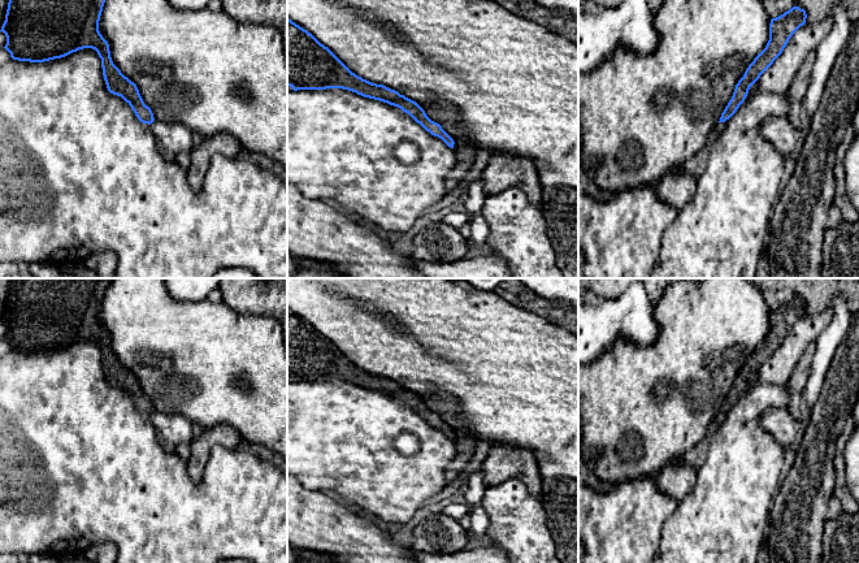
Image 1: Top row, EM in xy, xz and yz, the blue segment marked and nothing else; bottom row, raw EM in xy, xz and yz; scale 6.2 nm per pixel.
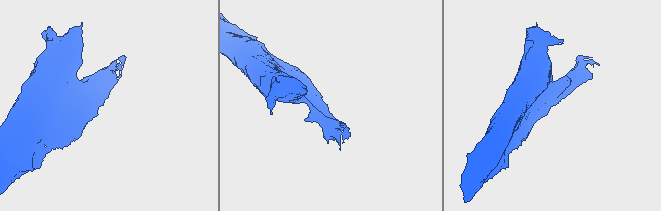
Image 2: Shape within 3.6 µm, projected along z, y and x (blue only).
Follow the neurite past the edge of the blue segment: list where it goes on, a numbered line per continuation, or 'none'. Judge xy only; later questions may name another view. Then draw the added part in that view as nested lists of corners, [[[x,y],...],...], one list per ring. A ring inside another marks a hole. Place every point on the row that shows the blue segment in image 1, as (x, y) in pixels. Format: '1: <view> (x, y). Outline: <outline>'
none

